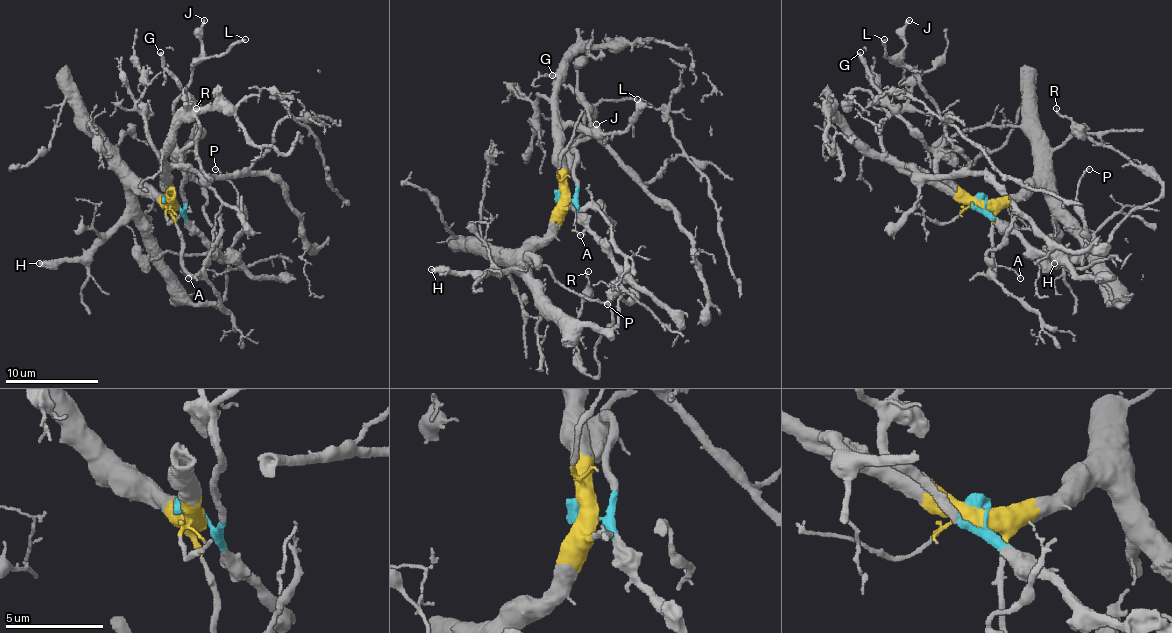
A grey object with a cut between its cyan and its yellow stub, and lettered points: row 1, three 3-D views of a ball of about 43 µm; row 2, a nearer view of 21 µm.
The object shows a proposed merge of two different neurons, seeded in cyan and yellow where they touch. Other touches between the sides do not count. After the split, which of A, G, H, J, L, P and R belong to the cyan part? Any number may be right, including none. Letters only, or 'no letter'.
G, J, L, R

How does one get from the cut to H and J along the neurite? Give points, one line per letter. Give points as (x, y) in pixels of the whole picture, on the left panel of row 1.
H: (171, 201), (150, 198), (139, 189), (132, 196), (127, 215), (83, 256), (38, 263)
J: (171, 201), (180, 210), (183, 208), (180, 149), (173, 140), (173, 105), (190, 84), (201, 52), (204, 19)

